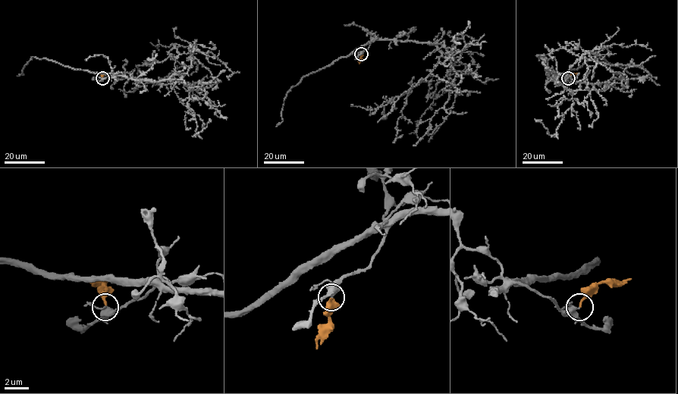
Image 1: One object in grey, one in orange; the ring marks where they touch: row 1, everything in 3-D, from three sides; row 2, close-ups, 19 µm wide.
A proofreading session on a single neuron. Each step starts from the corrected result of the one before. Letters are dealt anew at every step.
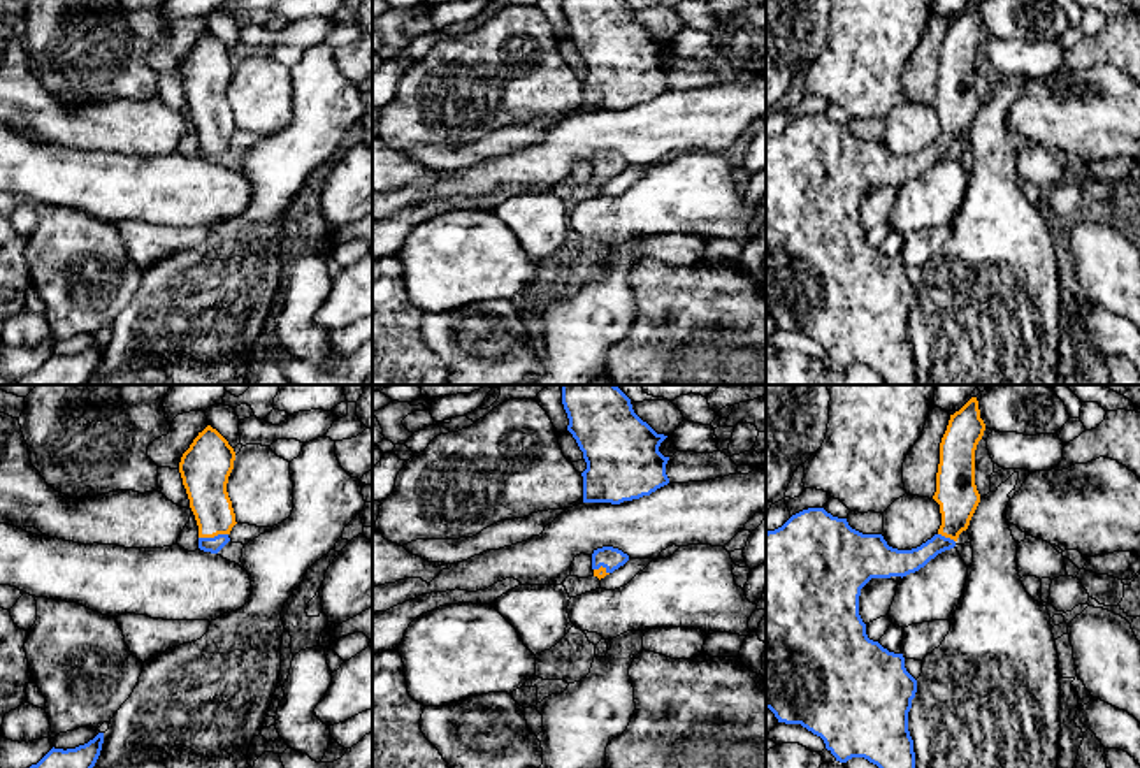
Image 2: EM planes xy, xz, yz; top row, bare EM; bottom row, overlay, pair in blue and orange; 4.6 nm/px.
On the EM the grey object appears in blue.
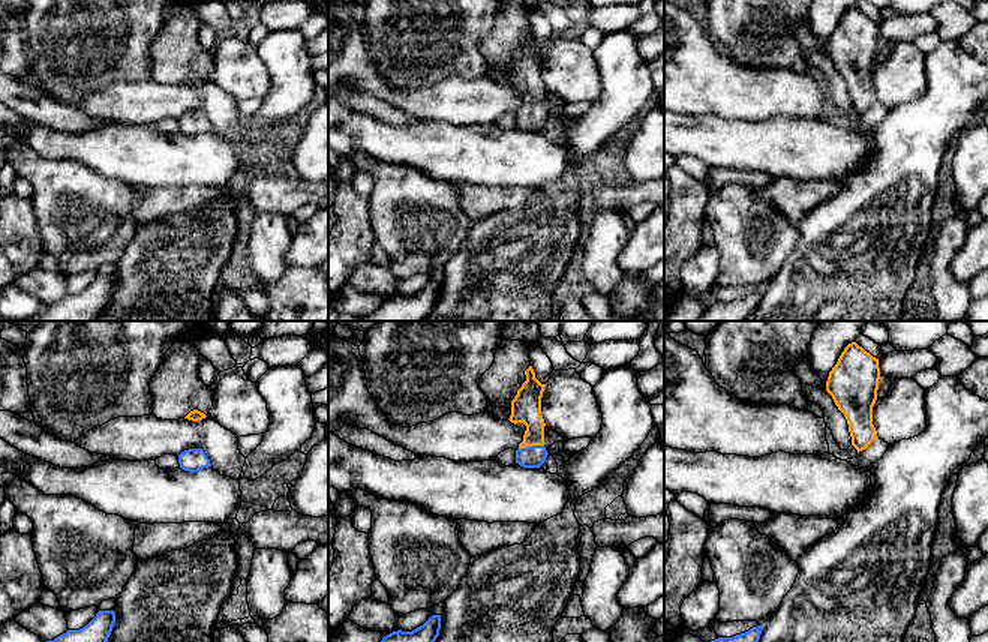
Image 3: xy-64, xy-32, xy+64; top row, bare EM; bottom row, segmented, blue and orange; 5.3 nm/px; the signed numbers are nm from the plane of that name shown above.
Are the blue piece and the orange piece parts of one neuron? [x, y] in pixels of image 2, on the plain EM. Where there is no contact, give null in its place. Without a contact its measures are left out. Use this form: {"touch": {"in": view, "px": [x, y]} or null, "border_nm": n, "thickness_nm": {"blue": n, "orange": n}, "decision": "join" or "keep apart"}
{"touch": {"in": "xy", "px": [215, 143]}, "border_nm": 140, "thickness_nm": {"blue": 70, "orange": 190}, "decision": "join"}

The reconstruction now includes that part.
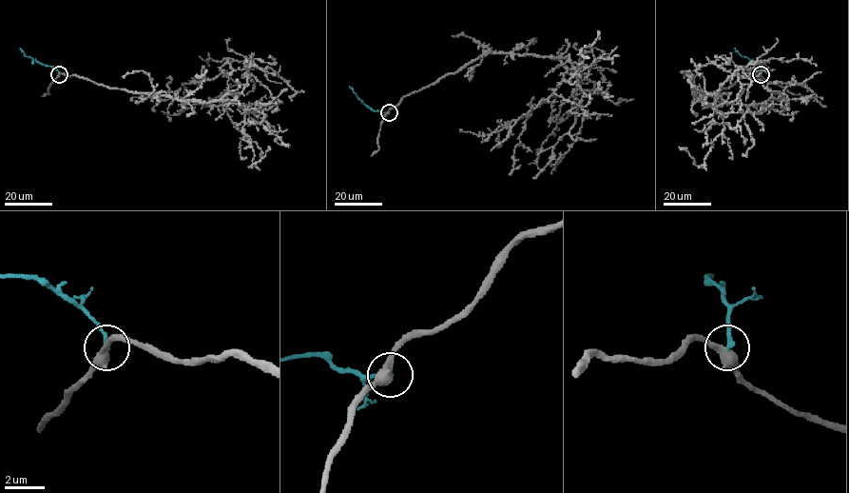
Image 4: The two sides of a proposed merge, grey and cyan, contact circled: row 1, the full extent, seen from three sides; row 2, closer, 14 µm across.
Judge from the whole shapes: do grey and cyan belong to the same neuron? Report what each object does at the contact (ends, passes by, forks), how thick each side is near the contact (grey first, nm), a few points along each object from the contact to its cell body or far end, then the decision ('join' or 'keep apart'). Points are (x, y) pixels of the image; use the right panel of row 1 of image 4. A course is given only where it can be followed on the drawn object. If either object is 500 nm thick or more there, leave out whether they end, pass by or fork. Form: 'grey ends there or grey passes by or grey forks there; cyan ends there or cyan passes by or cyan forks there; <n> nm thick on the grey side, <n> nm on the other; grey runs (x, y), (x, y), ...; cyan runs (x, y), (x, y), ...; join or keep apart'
grey passes by; cyan ends there; 400 nm thick on the grey side, 200 nm on the other; grey runs (761, 74), (744, 75), (702, 100), (740, 69), (763, 63), (751, 79), (803, 84), (817, 97), (813, 101); cyan runs (761, 74), (758, 65), (742, 56), (734, 48); keep apart

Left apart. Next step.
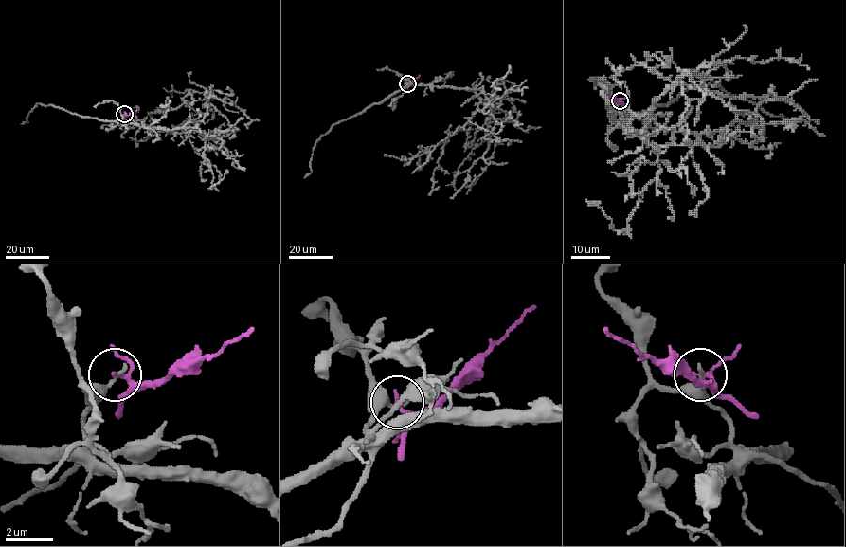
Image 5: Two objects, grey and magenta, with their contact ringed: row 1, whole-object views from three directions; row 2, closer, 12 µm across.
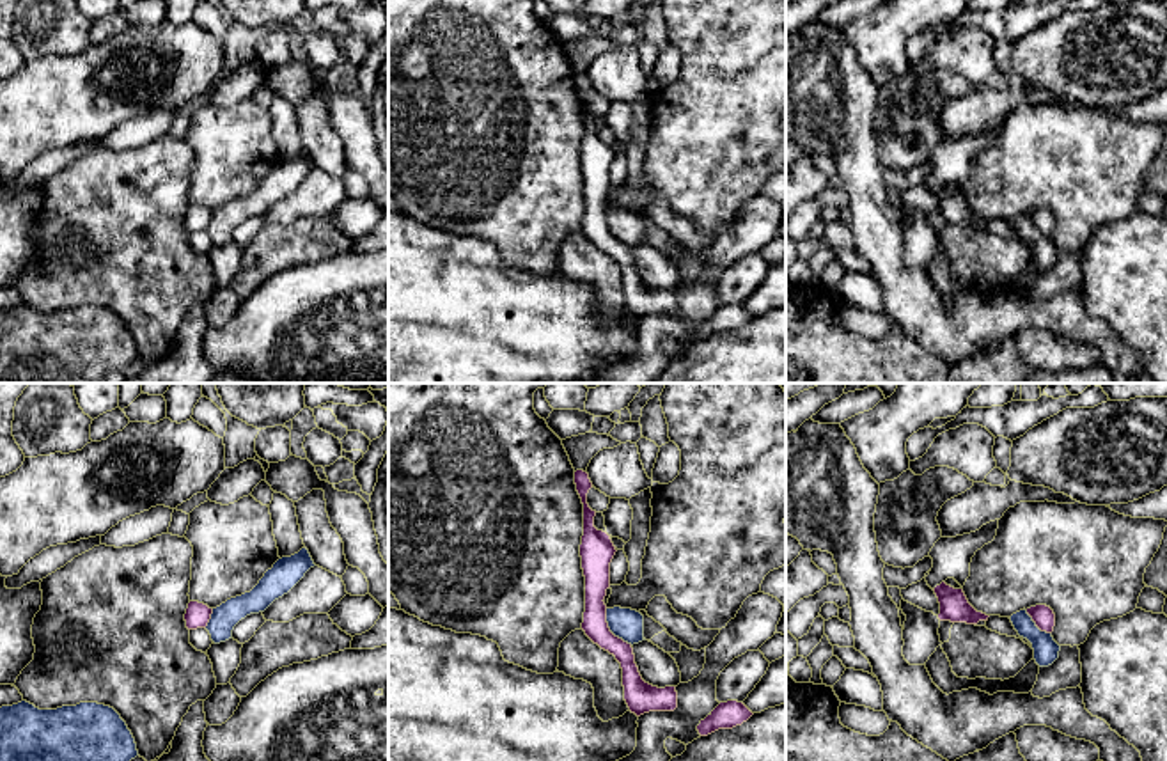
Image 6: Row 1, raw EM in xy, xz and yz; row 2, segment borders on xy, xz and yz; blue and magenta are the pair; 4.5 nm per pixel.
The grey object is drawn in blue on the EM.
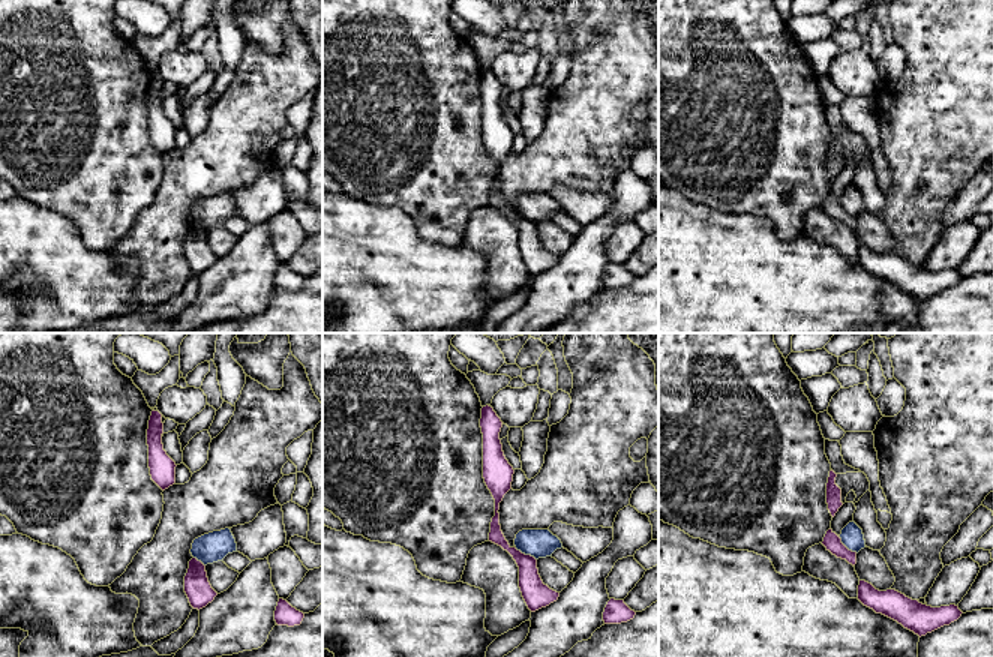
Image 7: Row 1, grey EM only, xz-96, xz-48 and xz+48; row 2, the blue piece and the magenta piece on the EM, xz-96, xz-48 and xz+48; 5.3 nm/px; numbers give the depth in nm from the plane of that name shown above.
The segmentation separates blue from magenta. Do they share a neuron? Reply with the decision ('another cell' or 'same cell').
another cell

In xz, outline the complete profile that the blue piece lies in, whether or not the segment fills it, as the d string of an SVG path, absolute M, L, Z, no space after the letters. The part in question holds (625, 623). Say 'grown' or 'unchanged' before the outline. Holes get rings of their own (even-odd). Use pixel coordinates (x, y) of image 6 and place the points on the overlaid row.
unchanged; M607 608L607 623L610 632L628 644L638 644L644 639L644 616L631 608Z

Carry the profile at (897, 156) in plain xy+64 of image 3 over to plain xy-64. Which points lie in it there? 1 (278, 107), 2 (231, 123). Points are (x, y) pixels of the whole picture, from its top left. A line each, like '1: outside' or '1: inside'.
1: inside
2: outside

